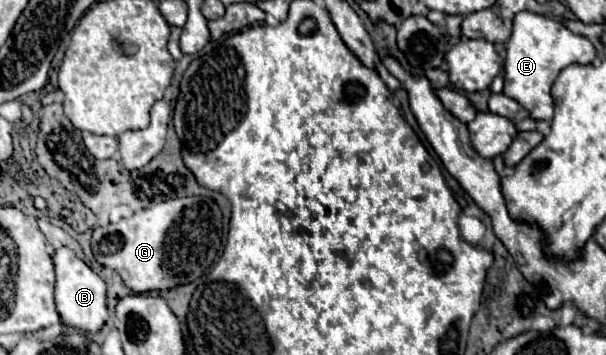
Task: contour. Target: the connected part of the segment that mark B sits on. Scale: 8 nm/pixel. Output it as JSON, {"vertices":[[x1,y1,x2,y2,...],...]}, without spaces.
{"vertices":[[62,247,54,253,54,271,56,271,56,285,54,285,54,301,56,311,64,325,74,327,84,333,98,333,102,325,108,319,108,307,106,307,106,283,82,261,74,255,72,249]]}

